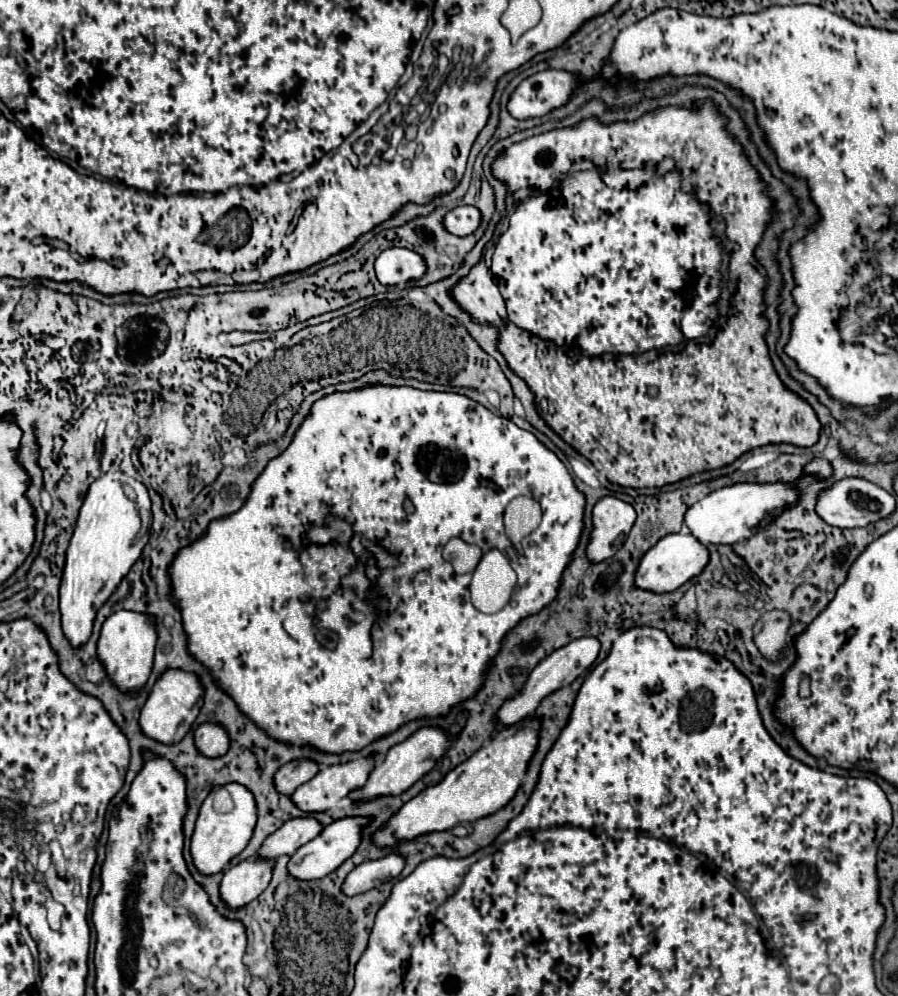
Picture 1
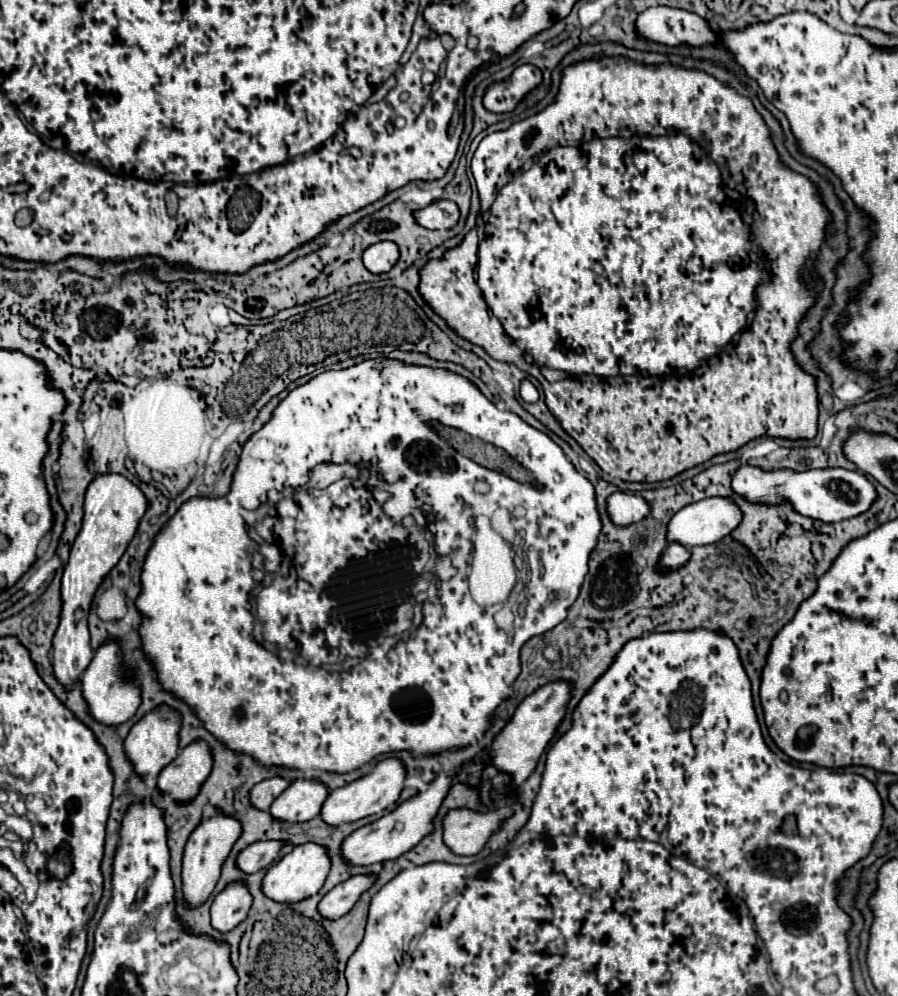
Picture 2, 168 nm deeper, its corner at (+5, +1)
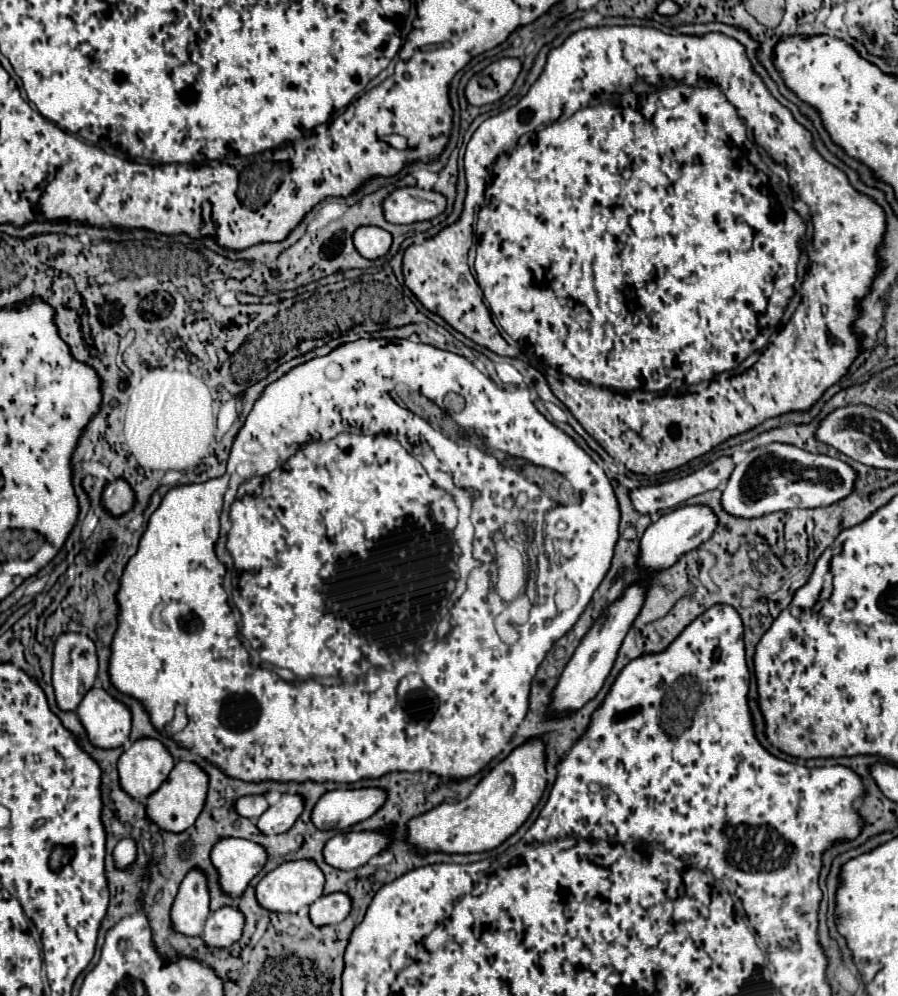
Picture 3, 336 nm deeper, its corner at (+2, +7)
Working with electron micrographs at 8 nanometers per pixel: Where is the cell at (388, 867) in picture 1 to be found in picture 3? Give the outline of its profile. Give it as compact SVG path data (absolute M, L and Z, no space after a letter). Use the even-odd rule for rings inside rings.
M335 892L335 894L325 894L317 902L313 902L309 908L309 914L315 926L327 926L327 924L339 924L341 920L345 920L349 910L351 910L349 896Z

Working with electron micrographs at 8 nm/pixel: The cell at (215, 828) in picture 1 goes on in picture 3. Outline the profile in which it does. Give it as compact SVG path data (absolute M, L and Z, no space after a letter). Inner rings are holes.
M191 870L181 882L179 894L171 906L171 926L183 936L201 936L209 916L209 892L205 876Z

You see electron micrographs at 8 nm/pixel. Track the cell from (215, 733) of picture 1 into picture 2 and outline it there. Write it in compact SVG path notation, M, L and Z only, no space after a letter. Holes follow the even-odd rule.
M194 740L180 750L158 776L158 788L174 800L190 800L198 792L198 784L206 780L212 768L212 750L204 740Z

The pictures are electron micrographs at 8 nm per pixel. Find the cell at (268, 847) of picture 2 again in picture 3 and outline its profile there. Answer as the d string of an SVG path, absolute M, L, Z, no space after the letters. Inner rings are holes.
M219 838L211 848L211 862L219 872L219 888L239 898L265 864L265 850L243 838Z

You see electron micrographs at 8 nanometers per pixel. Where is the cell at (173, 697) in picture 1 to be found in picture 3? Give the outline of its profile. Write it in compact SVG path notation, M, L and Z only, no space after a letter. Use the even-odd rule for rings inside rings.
M153 738L131 744L119 758L119 784L137 802L145 802L169 776L175 762Z

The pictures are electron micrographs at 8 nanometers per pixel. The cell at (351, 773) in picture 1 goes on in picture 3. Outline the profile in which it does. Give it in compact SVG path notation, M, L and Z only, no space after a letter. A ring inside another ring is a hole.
M283 794L275 806L267 808L261 814L261 818L257 820L257 828L261 830L261 834L267 834L267 836L283 834L295 824L301 810L303 810L303 798L301 796Z

